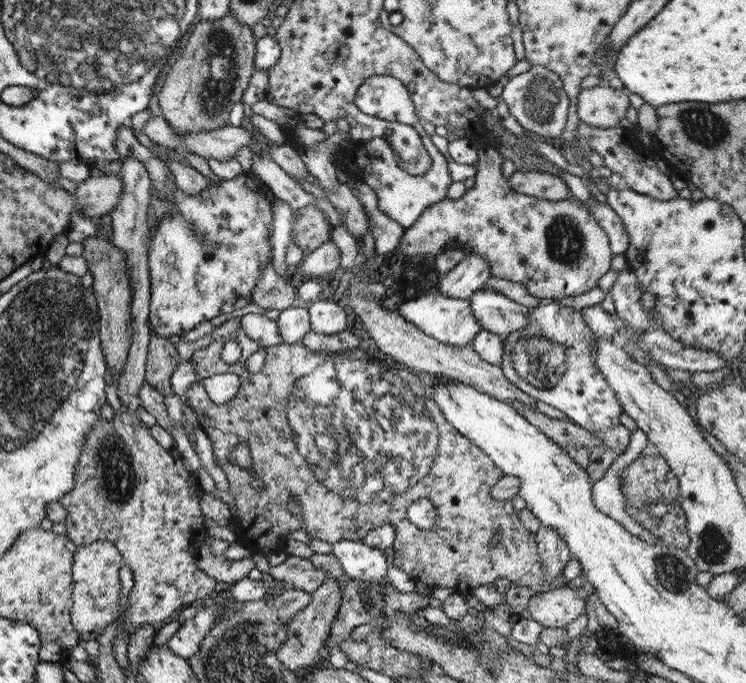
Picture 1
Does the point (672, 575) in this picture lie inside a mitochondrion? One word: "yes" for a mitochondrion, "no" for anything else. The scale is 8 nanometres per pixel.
yes

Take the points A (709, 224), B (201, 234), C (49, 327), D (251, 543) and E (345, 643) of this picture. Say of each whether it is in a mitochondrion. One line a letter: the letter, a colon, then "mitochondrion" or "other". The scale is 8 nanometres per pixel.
A: other
B: mitochondrion
C: mitochondrion
D: other
E: other

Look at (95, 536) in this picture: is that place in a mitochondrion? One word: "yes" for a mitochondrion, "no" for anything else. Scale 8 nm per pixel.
no

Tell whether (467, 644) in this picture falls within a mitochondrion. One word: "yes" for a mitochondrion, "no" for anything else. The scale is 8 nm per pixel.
yes

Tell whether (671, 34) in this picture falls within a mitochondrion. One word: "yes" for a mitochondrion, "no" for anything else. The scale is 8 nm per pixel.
no

